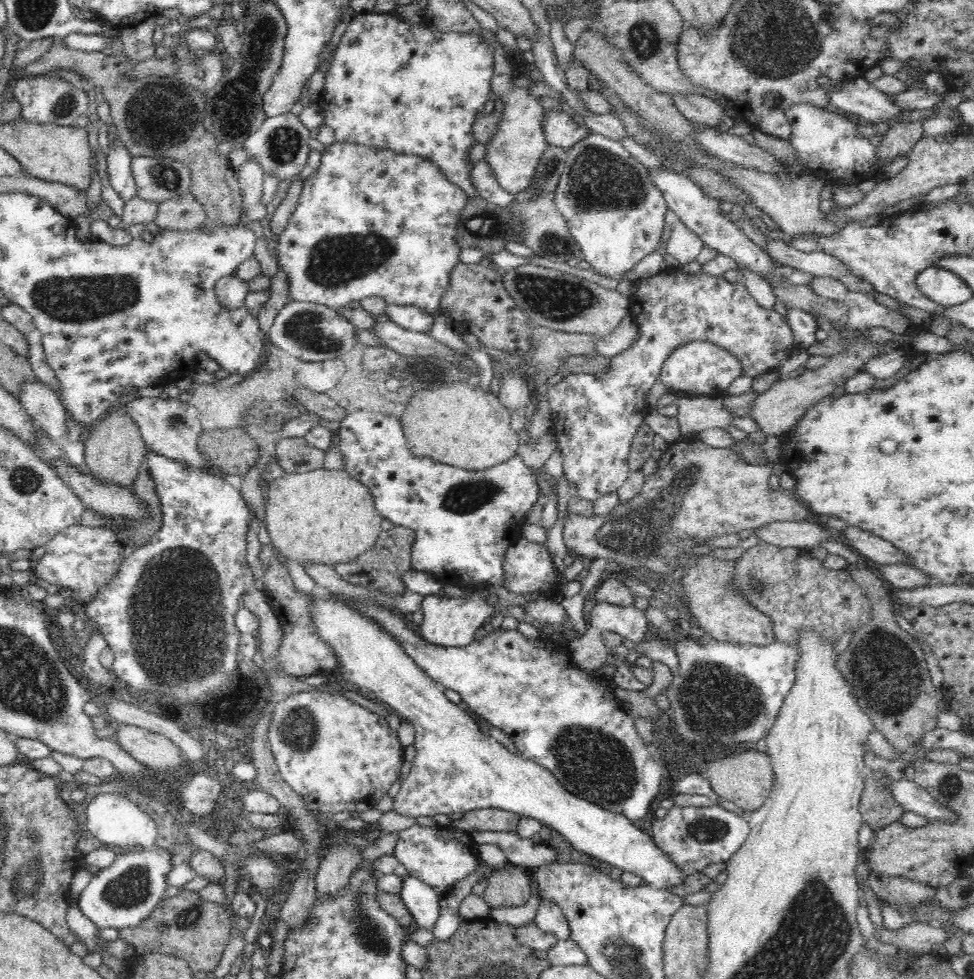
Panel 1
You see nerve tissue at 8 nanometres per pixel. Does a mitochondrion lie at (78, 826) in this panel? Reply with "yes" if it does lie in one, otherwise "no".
no

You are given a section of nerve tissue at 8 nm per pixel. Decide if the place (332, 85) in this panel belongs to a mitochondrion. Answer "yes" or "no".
no

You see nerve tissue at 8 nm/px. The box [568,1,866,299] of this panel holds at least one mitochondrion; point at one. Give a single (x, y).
(643, 37)

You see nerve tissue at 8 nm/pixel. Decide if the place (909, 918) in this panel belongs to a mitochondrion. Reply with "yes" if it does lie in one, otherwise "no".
no

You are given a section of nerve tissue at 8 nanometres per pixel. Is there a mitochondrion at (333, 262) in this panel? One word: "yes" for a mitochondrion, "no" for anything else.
yes

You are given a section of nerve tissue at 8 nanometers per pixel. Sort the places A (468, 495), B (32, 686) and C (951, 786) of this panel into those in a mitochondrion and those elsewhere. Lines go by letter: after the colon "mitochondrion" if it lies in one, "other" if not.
A: mitochondrion
B: mitochondrion
C: mitochondrion

